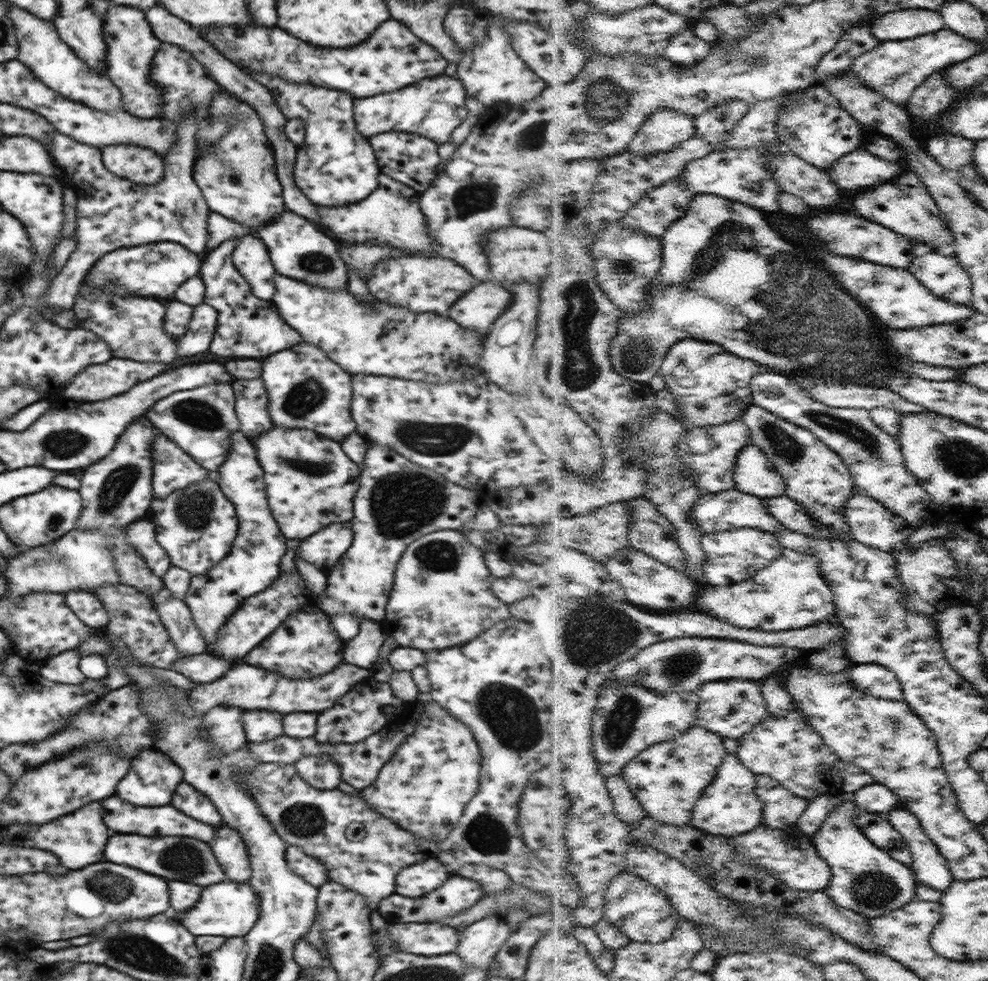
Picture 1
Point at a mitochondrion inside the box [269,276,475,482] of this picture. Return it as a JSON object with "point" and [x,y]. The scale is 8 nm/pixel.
{"point":[304,398]}

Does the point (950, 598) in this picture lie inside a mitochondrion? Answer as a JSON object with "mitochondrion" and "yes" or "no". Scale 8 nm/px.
{"mitochondrion":"no"}

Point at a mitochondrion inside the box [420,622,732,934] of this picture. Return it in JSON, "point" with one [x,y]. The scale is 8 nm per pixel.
{"point":[506,711]}

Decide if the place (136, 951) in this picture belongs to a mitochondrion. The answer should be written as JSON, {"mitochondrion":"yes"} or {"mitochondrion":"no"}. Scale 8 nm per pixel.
{"mitochondrion":"yes"}

